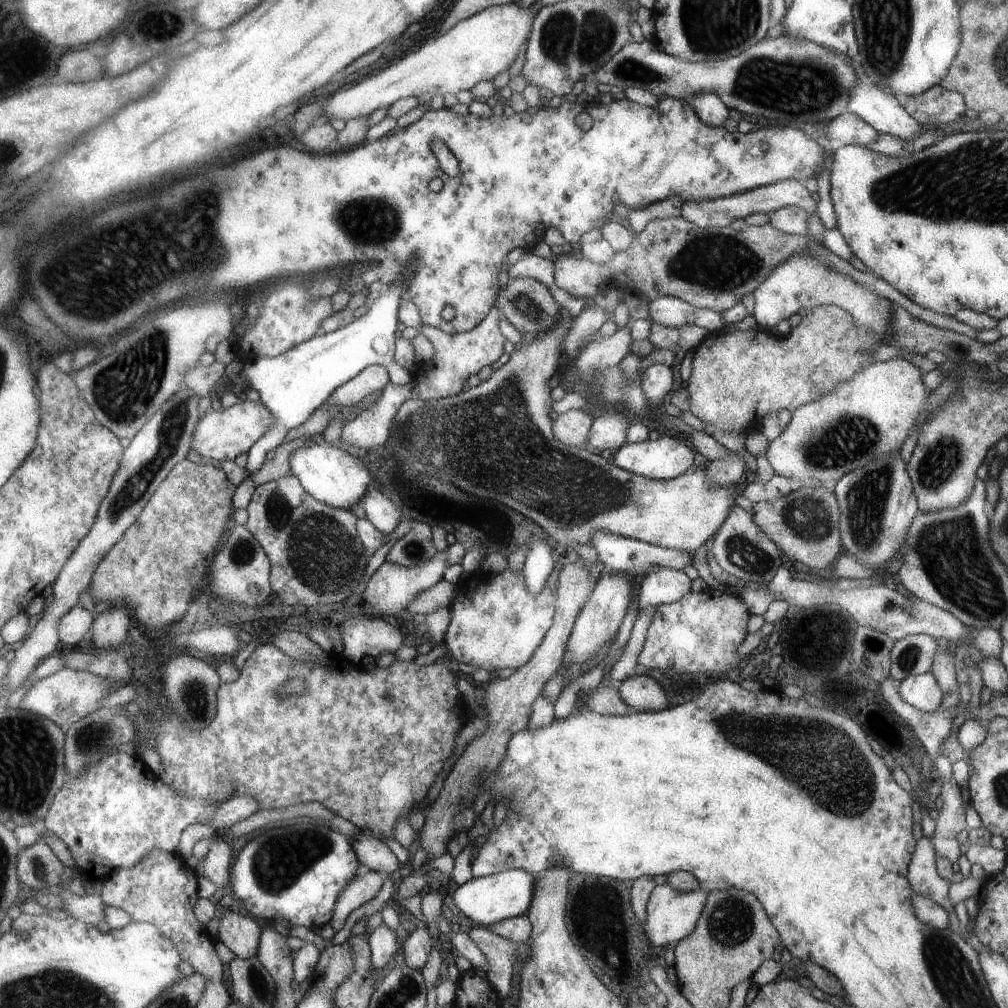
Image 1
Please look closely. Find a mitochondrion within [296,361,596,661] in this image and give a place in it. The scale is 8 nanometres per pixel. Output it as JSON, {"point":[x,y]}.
{"point":[414,552]}

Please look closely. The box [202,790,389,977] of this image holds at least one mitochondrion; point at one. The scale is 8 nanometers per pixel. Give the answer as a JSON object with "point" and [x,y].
{"point":[273,875]}

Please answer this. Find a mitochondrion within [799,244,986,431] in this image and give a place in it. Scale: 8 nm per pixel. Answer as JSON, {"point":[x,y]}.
{"point":[955,348]}

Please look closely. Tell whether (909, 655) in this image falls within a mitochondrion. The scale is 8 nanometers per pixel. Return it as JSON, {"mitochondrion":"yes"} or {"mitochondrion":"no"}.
{"mitochondrion":"yes"}

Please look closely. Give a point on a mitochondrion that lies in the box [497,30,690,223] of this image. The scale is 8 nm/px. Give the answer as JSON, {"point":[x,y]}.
{"point":[636,71]}

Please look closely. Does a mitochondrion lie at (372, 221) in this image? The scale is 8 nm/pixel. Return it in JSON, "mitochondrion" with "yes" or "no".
{"mitochondrion":"yes"}

